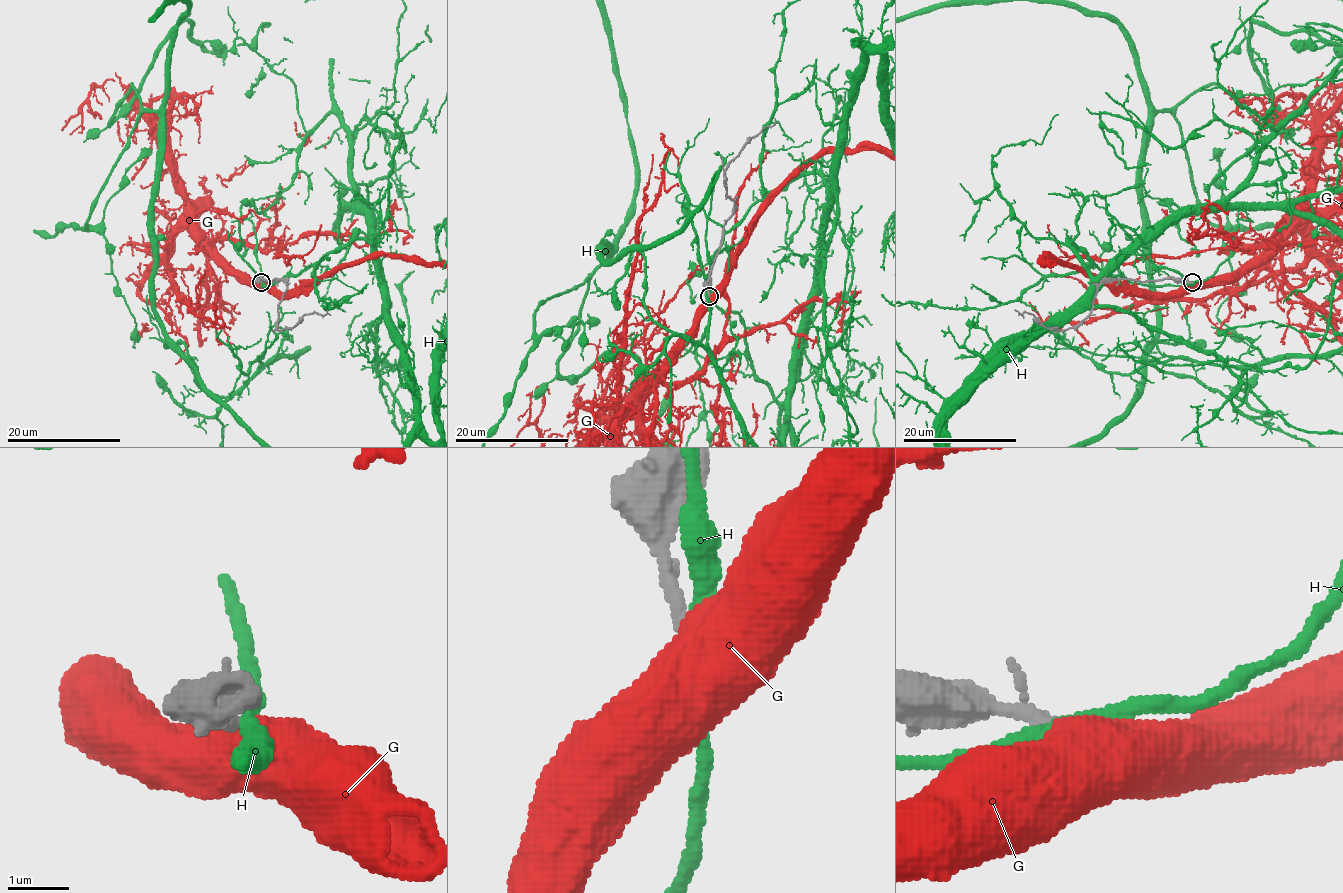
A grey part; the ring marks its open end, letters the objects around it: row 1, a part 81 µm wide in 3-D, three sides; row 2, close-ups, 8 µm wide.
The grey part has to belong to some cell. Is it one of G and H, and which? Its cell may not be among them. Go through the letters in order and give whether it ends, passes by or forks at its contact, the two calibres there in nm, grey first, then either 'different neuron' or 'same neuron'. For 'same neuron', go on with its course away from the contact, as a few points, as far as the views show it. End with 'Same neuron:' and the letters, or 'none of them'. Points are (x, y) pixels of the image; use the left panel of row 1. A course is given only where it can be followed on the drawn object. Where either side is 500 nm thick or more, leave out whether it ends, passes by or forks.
G: 180 nm thick on the grey side, 900 nm on the other; different neuron
H: it passes by; 180 nm thick on the grey side, 280 nm on the other; different neuron
Same neuron: none of them

